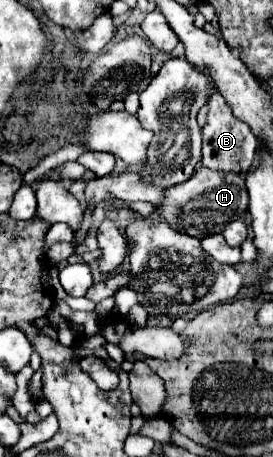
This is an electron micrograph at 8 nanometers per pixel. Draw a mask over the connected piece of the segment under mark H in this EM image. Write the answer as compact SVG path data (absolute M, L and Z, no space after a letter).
M201 167L191 175L191 179L187 179L181 185L173 185L165 191L165 201L155 207L159 217L149 217L149 221L151 223L167 221L177 231L203 239L213 233L223 233L227 223L235 221L247 211L247 203L249 197L241 173L221 173L221 171L211 171L207 167Z

